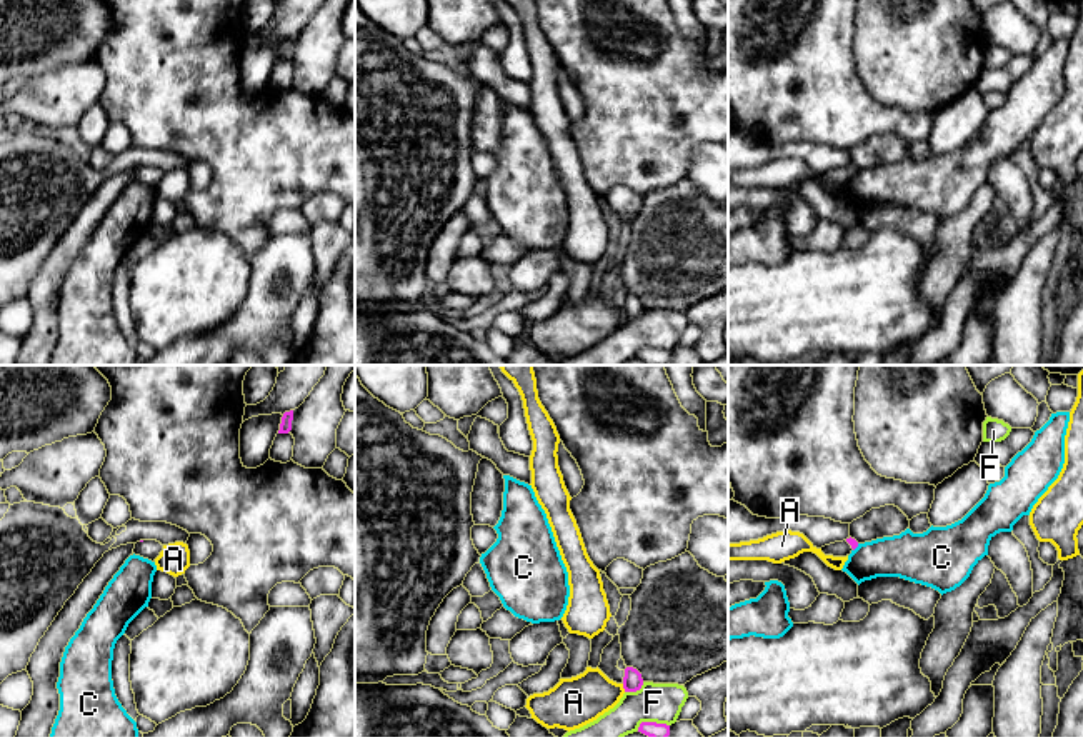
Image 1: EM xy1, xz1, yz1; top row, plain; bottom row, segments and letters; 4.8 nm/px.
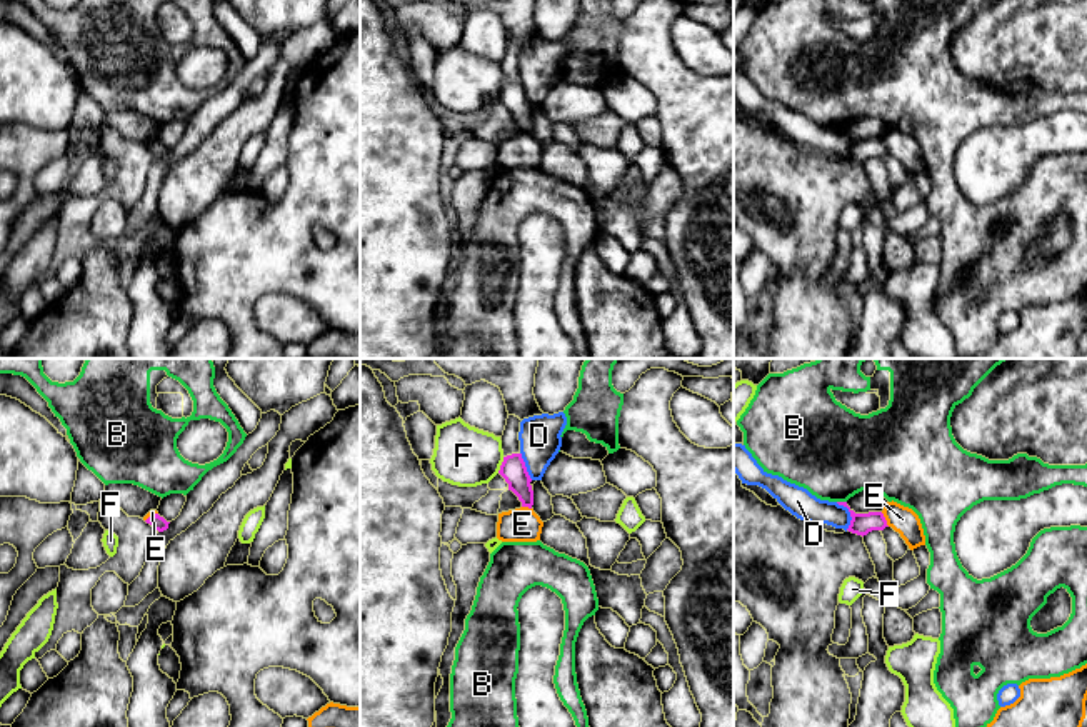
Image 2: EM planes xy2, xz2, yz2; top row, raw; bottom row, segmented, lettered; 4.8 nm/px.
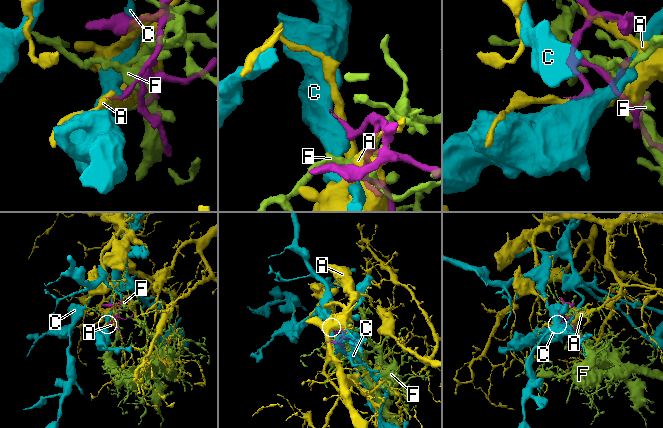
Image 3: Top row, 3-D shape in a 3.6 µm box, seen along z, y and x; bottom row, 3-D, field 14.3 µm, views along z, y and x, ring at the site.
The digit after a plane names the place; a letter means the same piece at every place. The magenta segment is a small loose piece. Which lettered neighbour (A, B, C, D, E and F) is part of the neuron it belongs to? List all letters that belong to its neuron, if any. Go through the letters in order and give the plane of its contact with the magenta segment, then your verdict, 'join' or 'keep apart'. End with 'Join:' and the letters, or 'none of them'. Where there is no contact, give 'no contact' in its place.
A: contact in xz1; keep apart
B: contact in yz2; keep apart
C: contact in yz1; keep apart
D: contact in yz2; keep apart
E: contact in yz2; keep apart
F: contact in xz1; keep apart
Join: none of them

